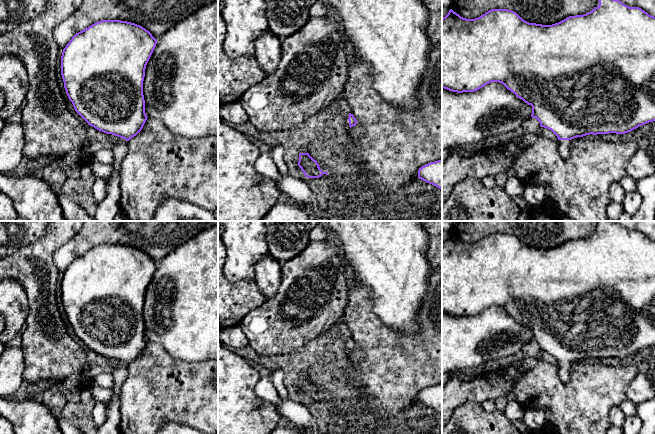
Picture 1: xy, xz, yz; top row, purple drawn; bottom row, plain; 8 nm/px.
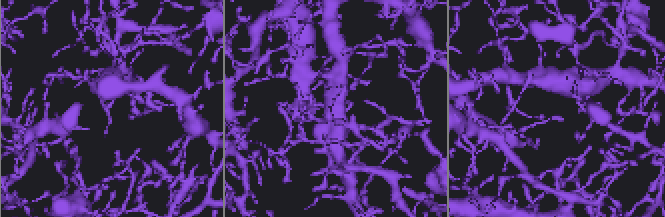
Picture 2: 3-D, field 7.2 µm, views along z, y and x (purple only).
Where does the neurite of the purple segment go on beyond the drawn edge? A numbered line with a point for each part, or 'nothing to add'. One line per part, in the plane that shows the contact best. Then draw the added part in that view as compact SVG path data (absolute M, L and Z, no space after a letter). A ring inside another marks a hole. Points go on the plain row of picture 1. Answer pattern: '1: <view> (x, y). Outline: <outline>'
1: yz (564, 373). Outline: M573 363L558 364L559 365L559 372L558 372L559 378L565 384L567 384L570 381L572 364Z

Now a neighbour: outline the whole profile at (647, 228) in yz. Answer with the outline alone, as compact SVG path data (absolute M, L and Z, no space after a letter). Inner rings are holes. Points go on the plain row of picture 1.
M611 221L629 231L639 231L655 241L655 221Z

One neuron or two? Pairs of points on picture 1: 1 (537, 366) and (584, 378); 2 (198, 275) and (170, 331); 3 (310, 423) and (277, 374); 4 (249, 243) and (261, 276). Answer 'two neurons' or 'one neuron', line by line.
1: one neuron
2: one neuron
3: two neurons
4: two neurons

